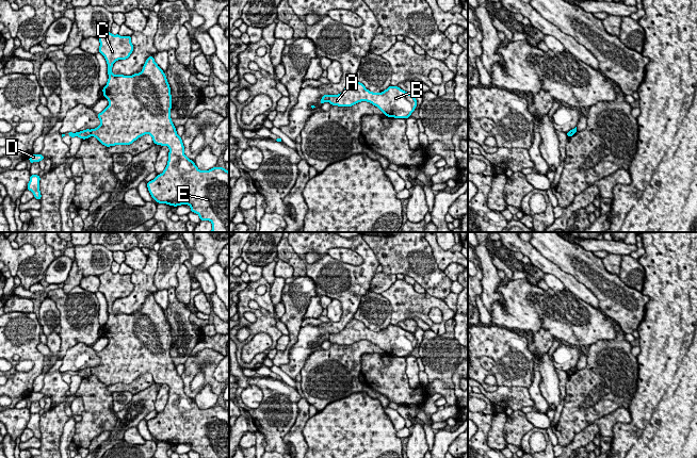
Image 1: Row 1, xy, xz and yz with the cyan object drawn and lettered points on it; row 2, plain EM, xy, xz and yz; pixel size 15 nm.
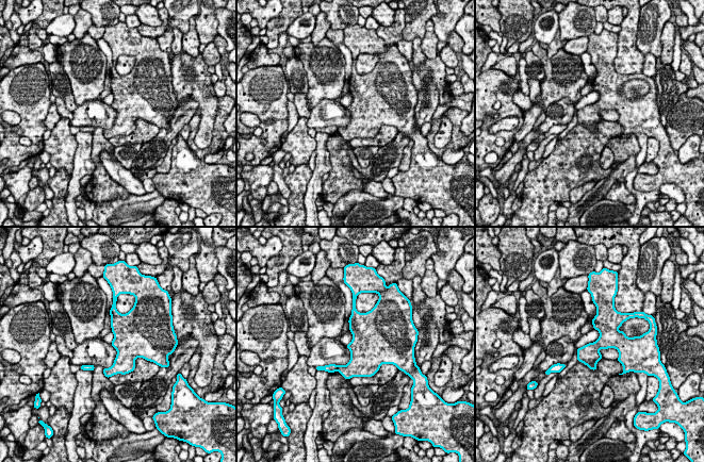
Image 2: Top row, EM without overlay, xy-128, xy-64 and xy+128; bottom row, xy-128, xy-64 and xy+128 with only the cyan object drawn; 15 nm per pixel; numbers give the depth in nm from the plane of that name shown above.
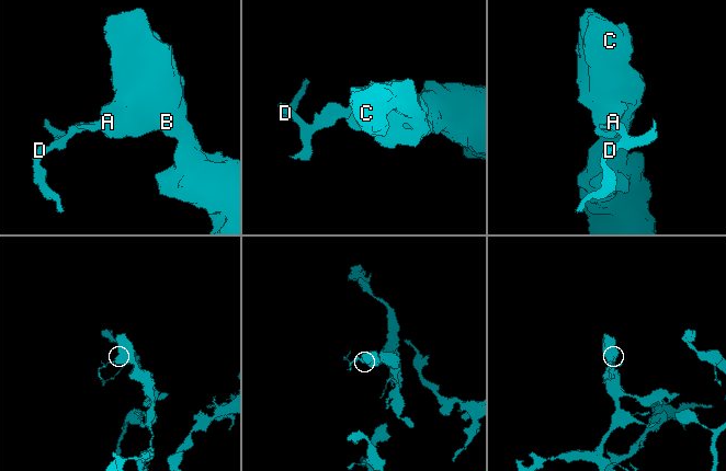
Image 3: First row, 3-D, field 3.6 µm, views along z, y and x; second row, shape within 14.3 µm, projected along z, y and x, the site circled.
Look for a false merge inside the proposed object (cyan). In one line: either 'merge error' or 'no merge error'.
merge error

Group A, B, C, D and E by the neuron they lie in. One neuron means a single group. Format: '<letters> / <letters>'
A B C E / D

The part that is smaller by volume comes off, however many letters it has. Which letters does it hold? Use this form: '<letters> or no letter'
D

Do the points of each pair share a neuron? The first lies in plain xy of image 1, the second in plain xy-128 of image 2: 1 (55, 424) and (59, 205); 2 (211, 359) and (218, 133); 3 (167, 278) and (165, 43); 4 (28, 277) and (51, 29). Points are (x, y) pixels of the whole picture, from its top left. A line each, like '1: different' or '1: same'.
1: same
2: same
3: different
4: different

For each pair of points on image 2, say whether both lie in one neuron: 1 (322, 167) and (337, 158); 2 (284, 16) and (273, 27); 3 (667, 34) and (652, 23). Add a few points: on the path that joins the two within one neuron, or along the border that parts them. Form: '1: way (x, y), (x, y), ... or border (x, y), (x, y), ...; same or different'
1: border (328, 137), (326, 149), (331, 166), (329, 172); different
2: way (281, 19), (276, 25); same
3: border (668, 20), (664, 26), (660, 36), (659, 55); different

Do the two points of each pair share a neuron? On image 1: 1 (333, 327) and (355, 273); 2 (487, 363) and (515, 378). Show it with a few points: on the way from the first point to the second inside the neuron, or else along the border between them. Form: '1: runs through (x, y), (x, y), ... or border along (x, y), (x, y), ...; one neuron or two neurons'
1: runs through (346, 316), (350, 306), (350, 288); one neuron
2: border along (483, 355), (480, 363), (488, 372); two neurons

